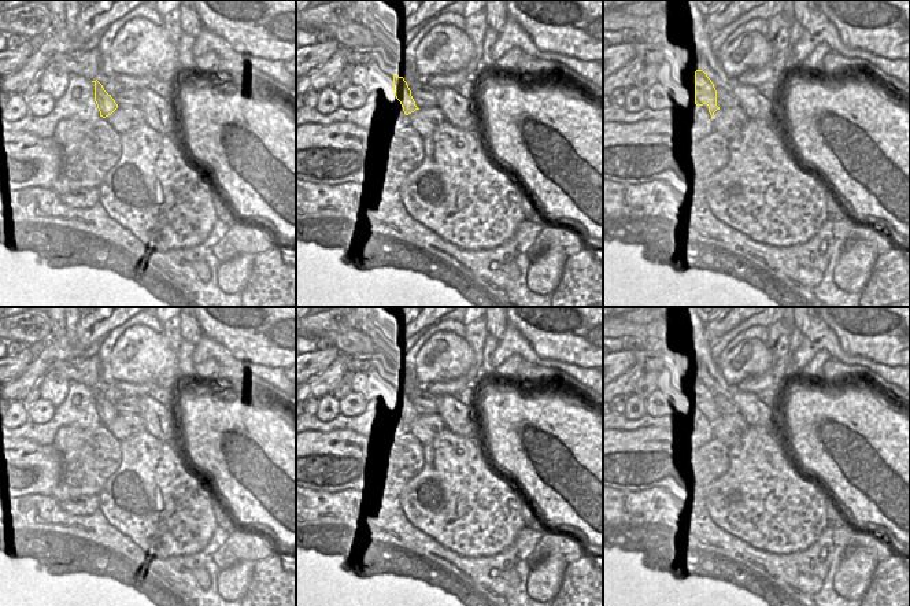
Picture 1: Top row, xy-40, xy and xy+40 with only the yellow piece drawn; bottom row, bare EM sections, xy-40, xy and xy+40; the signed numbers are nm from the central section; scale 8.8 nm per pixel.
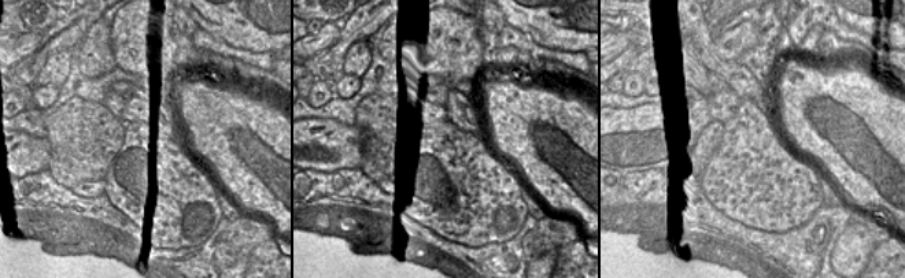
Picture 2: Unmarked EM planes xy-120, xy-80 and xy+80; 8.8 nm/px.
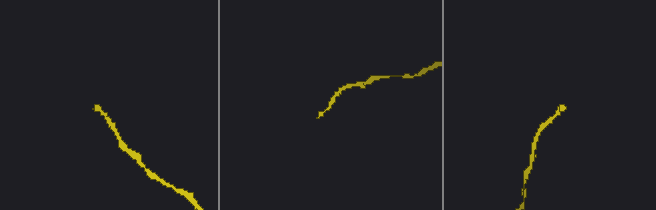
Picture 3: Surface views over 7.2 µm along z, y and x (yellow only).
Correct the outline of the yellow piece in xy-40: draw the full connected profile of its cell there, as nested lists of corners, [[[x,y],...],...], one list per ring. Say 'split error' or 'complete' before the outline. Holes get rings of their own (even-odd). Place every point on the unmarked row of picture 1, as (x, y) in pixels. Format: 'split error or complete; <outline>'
split error; [[[110,362],[100,365],[100,381],[92,389],[95,391],[95,409],[100,424],[106,425],[119,443],[143,431],[164,443],[174,441],[170,406],[164,406],[151,396],[143,396],[138,399],[137,415],[115,410],[111,402],[123,399],[126,395],[116,388],[110,374]]]

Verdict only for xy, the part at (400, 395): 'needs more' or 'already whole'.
needs more

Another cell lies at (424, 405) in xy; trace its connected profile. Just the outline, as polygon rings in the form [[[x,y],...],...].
[[[417,396],[413,399],[413,406],[418,415],[433,415],[437,413],[434,403],[436,396]]]

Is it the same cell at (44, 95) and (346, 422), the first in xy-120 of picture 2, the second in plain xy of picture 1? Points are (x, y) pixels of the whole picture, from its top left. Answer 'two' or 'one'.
two

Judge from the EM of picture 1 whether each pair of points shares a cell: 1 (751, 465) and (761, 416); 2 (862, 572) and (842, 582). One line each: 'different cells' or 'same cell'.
1: different cells
2: same cell

